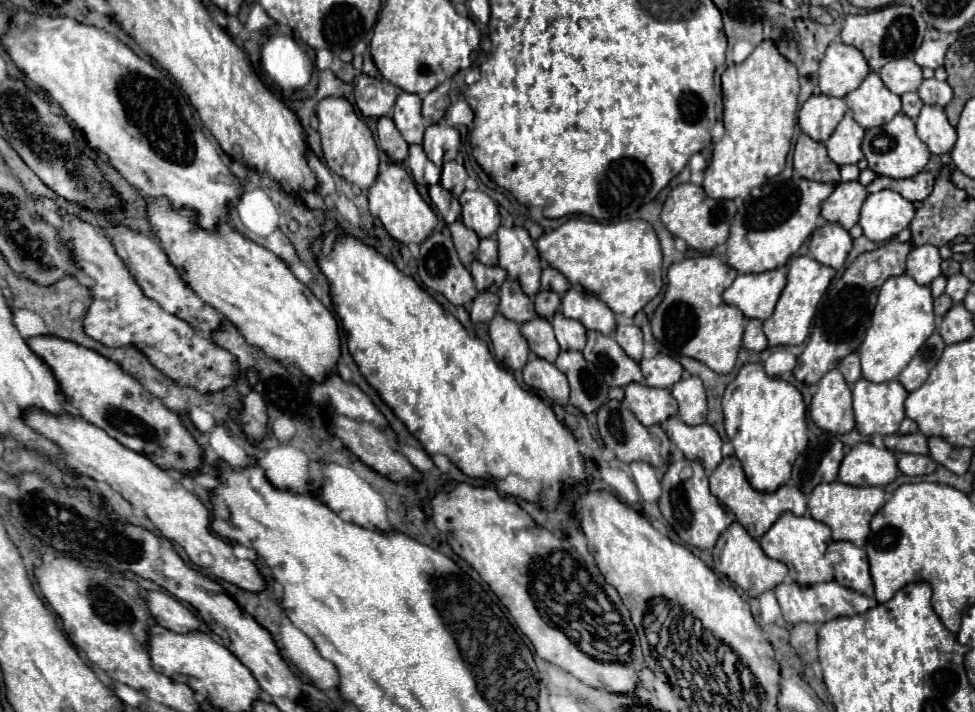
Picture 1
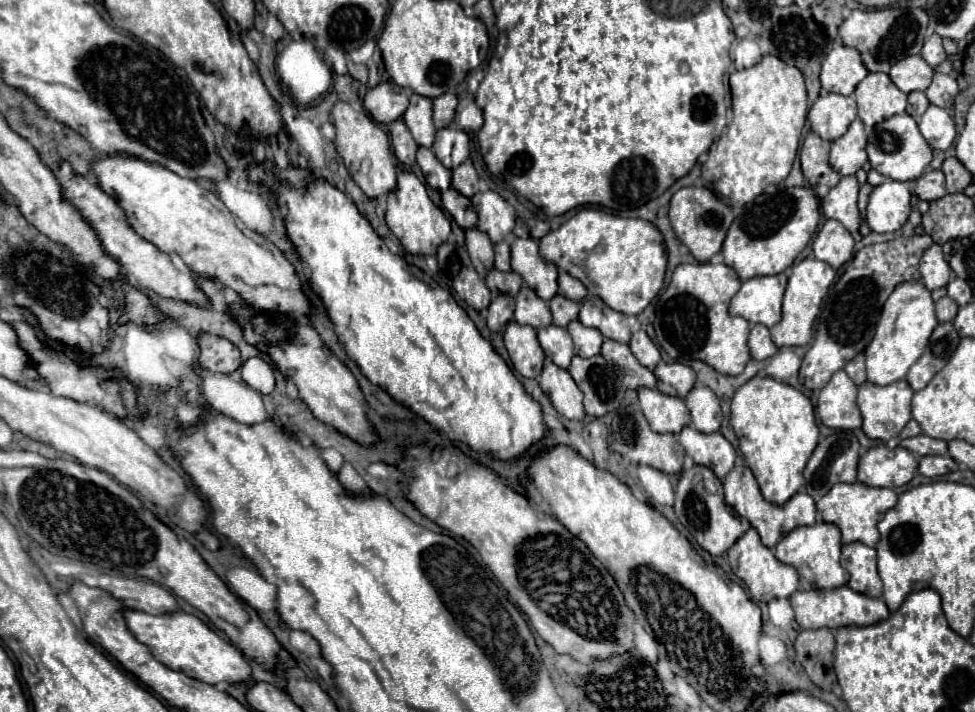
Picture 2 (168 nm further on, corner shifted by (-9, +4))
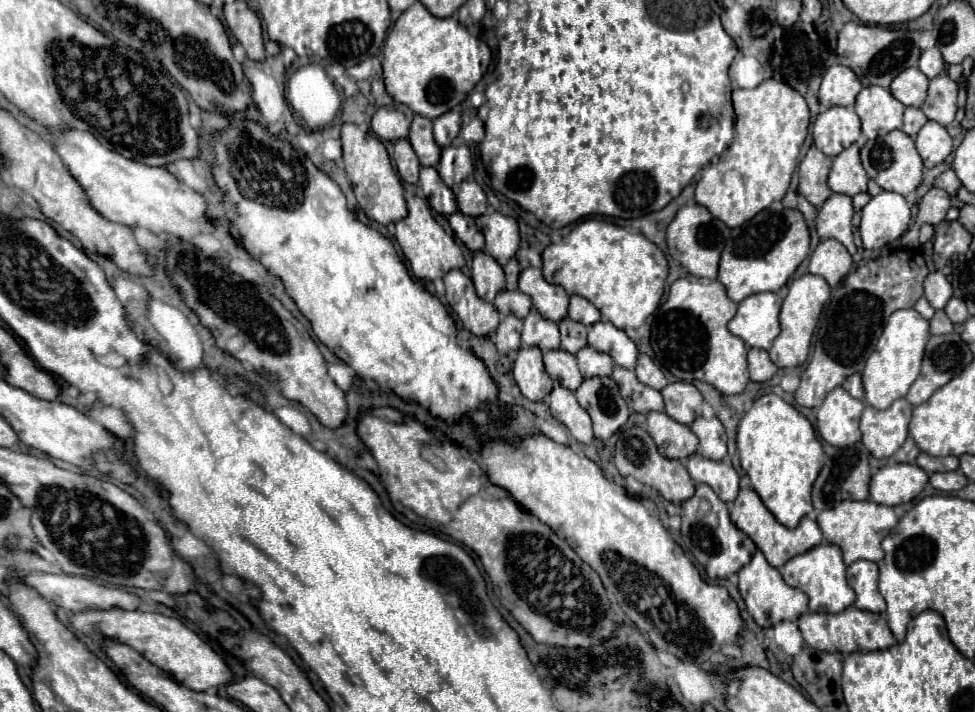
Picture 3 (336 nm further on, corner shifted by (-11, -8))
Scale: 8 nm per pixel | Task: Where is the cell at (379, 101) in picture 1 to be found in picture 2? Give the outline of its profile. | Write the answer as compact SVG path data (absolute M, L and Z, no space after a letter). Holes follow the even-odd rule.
M381 82L375 88L369 88L365 96L367 112L377 122L383 122L383 124L389 124L391 120L397 120L399 116L403 116L407 104L409 104L409 98L393 90L389 82Z

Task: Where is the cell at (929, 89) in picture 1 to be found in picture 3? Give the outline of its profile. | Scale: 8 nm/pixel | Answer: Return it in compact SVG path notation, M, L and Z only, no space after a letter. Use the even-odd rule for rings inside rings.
M949 76L933 78L929 82L927 100L921 106L923 114L941 126L951 124L957 112L957 92L959 92L959 86Z

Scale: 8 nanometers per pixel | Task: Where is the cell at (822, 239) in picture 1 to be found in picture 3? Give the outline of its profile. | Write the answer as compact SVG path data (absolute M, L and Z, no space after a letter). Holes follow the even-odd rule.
M823 240L809 260L809 272L815 276L823 276L827 284L837 286L845 274L849 272L853 260L851 254L845 252L845 246L837 240Z

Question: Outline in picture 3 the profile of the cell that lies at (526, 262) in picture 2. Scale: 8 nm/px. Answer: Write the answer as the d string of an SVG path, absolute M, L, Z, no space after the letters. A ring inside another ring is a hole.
M525 268L519 276L519 290L531 296L533 306L551 322L561 322L567 316L569 294L555 284L545 282L539 268Z

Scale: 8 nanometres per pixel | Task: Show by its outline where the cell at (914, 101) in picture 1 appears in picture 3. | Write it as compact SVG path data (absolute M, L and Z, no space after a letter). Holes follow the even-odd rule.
M905 108L905 116L903 116L903 132L911 138L917 136L919 128L927 122L927 116L919 110L919 108Z

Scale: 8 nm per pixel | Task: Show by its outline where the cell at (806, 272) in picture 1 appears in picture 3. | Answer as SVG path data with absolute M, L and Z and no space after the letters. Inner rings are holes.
M805 274L801 278L795 278L789 286L789 294L783 300L781 314L779 314L779 324L781 324L781 334L773 340L773 348L769 350L769 356L775 366L779 368L795 368L807 360L809 354L809 342L817 324L817 318L823 310L823 304L829 300L831 290L829 284L821 276Z

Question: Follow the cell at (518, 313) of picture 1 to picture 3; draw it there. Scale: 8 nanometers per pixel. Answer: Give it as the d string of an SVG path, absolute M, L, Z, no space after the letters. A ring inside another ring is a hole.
M533 310L523 320L521 342L527 348L537 346L537 348L541 348L541 352L557 350L559 348L559 328L557 328L555 322L545 320L537 310Z

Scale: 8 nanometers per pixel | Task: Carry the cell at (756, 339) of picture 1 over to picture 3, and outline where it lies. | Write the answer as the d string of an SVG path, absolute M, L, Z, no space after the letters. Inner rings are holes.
M759 348L749 350L749 378L751 382L767 382L777 372L777 366L769 360L769 354Z

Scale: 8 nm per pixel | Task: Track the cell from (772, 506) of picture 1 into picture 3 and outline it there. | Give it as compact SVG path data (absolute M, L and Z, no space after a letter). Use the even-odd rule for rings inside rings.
M743 488L739 490L739 496L733 504L729 504L729 512L731 512L731 520L733 524L737 524L737 528L741 528L753 542L755 546L765 554L767 562L773 566L773 568L781 568L787 564L787 560L791 560L793 556L797 554L803 554L815 546L819 546L823 542L823 536L821 536L821 530L817 526L815 520L811 520L809 516L805 516L801 520L801 524L793 530L785 528L783 524L779 524L775 520L775 516L765 508L765 504L761 502L761 498L757 496L755 490L749 490L749 488Z

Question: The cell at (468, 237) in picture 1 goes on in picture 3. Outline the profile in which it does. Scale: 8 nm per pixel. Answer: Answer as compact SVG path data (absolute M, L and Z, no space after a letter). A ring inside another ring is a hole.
M477 252L473 256L471 278L473 278L473 284L477 288L477 296L485 302L493 302L493 298L501 290L505 290L503 268L487 252Z

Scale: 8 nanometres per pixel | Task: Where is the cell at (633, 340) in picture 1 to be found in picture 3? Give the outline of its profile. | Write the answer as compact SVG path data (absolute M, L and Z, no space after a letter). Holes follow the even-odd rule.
M639 354L635 374L637 374L639 382L643 382L645 386L651 386L651 388L655 388L655 390L663 390L668 384L661 367L653 362L647 354Z

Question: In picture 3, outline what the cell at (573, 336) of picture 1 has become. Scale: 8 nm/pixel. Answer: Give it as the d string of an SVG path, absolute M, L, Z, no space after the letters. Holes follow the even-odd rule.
M583 348L581 352L577 352L577 360L579 360L579 370L583 374L583 378L593 378L593 376L611 376L613 372L613 360L609 354L597 352L593 348Z

